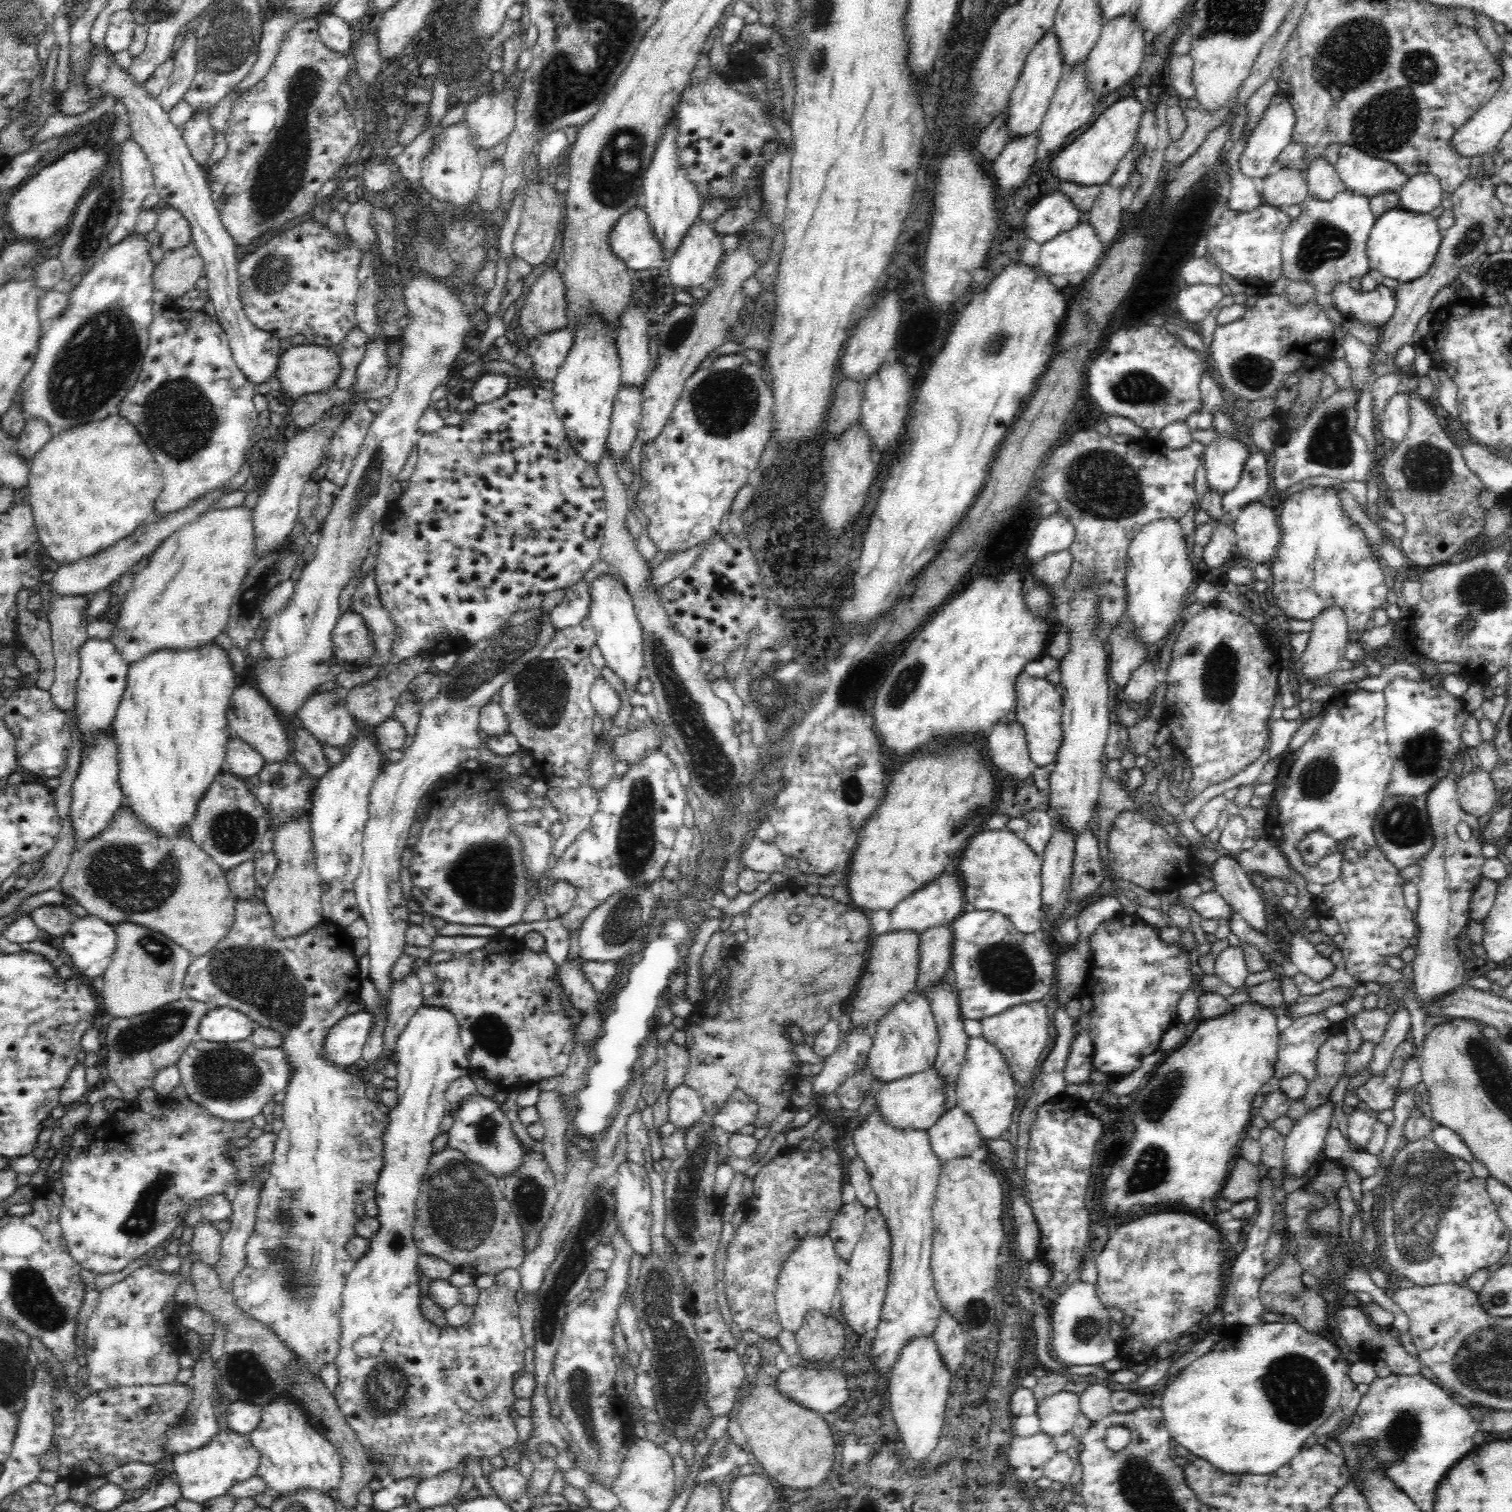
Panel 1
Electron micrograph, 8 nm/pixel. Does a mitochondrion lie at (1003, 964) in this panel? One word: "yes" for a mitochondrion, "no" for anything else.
yes

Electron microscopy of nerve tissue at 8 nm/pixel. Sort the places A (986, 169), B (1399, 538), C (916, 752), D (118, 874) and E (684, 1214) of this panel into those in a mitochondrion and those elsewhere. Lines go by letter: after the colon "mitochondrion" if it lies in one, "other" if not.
A: other
B: other
C: other
D: mitochondrion
E: mitochondrion

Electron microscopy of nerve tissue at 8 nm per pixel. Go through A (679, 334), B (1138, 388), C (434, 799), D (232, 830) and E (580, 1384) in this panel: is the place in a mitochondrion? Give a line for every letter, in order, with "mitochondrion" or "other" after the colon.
A: mitochondrion
B: mitochondrion
C: other
D: mitochondrion
E: mitochondrion

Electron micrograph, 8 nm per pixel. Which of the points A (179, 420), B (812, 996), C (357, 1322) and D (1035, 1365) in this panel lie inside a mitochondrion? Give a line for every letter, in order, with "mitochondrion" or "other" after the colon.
A: mitochondrion
B: mitochondrion
C: other
D: other

